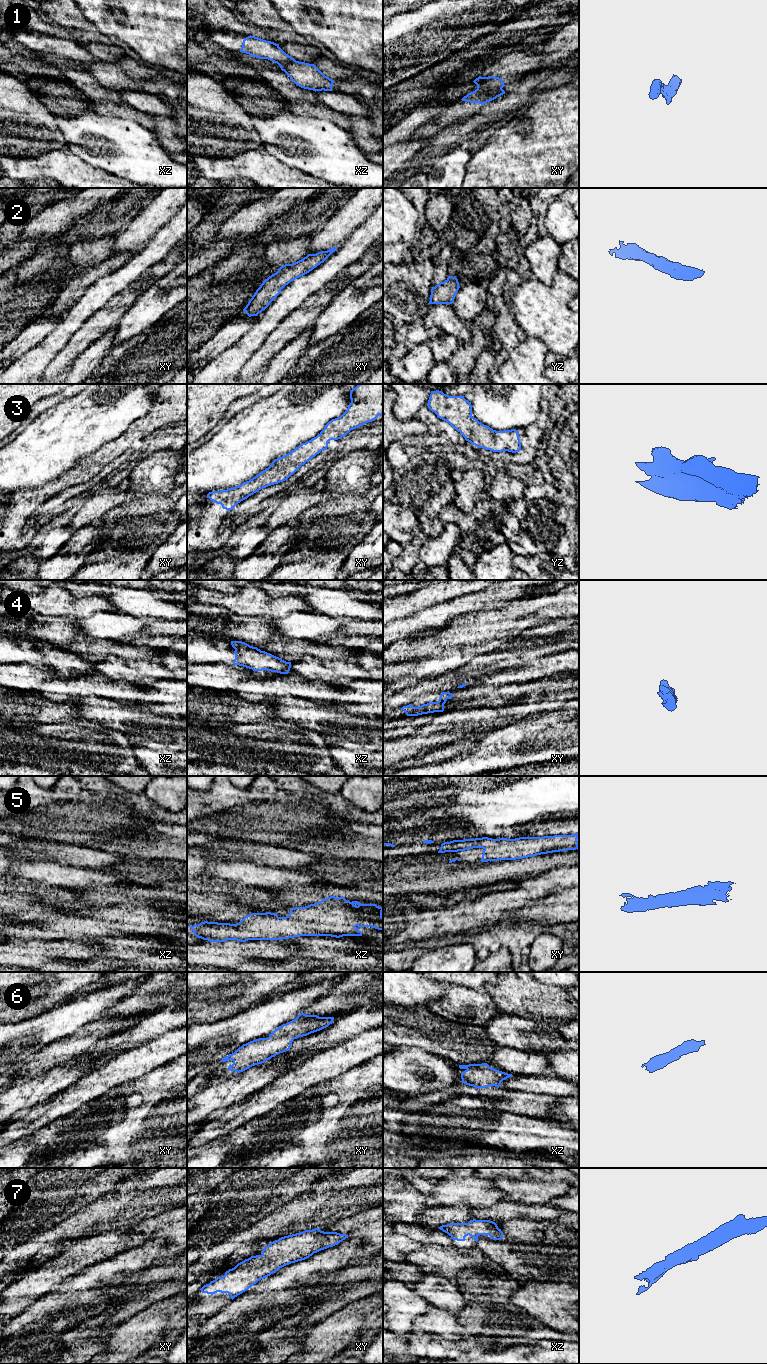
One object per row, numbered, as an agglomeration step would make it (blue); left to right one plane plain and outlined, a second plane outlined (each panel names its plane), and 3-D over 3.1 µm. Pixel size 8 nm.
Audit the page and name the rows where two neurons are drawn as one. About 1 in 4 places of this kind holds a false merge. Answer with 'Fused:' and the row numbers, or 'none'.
Fused: 1

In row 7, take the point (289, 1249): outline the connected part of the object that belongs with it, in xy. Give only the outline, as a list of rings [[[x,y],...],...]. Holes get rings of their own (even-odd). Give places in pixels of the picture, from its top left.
[[[318,1228],[305,1230],[300,1233],[288,1235],[269,1243],[261,1252],[261,1255],[251,1256],[238,1263],[234,1268],[225,1272],[223,1277],[217,1277],[209,1284],[204,1285],[200,1290],[202,1293],[215,1294],[217,1292],[228,1293],[233,1300],[238,1295],[247,1291],[259,1280],[264,1279],[278,1271],[280,1268],[305,1260],[321,1250],[333,1247],[348,1237],[346,1234],[337,1232],[324,1232]]]

